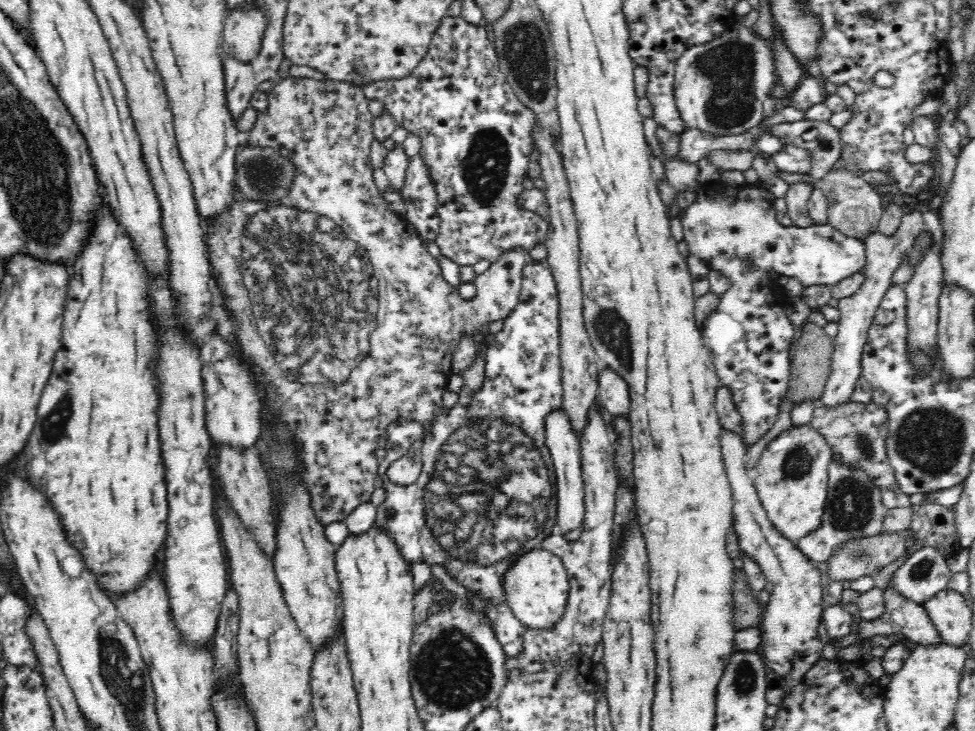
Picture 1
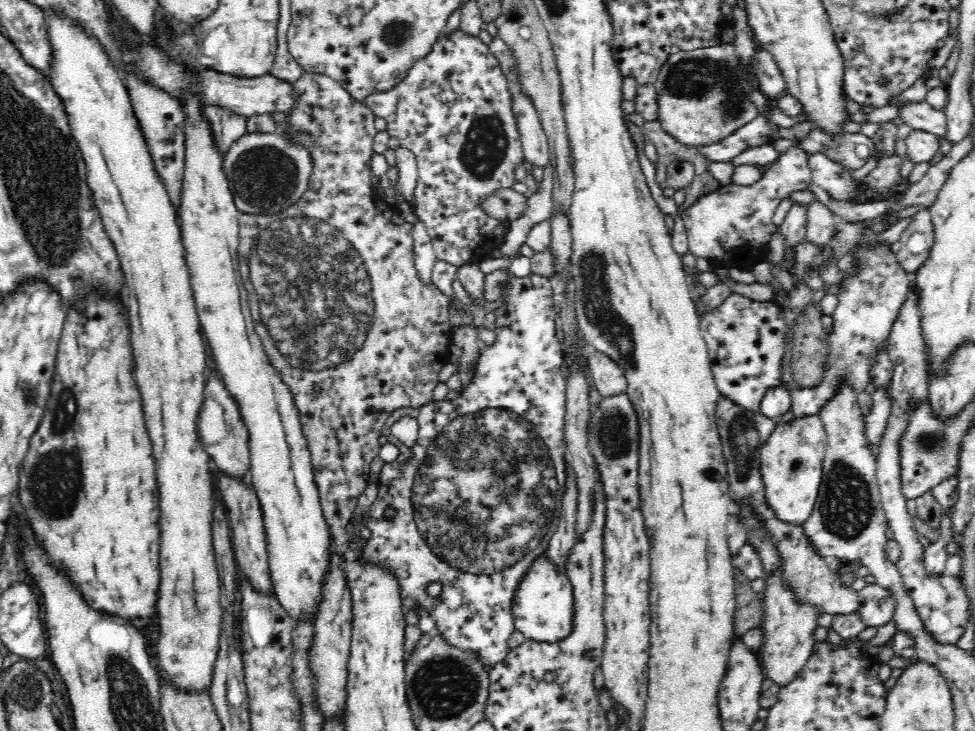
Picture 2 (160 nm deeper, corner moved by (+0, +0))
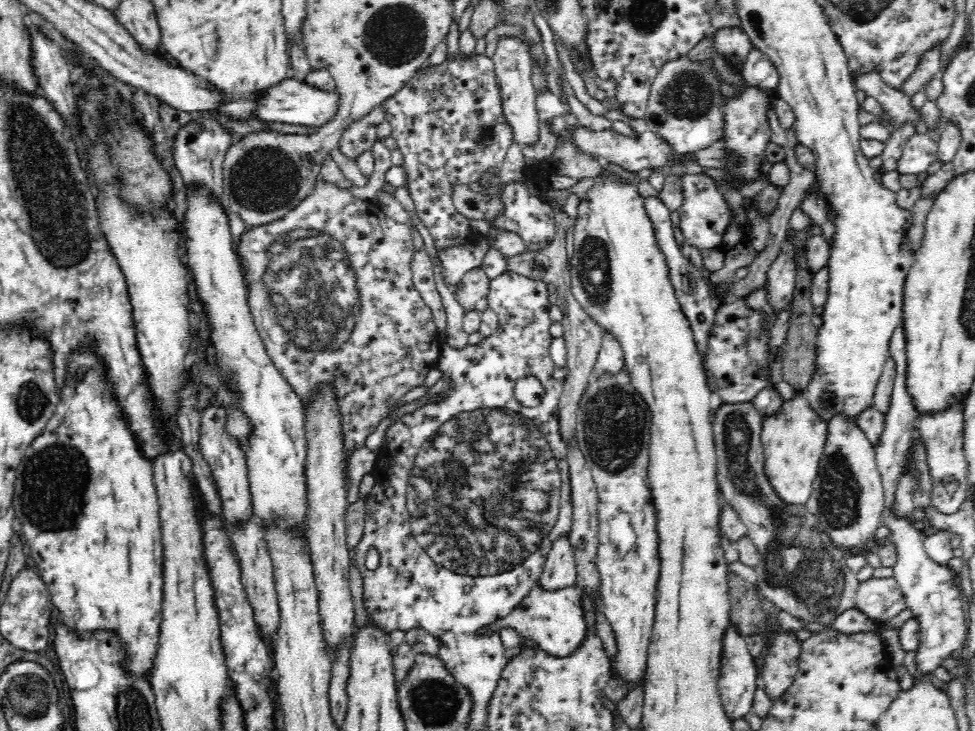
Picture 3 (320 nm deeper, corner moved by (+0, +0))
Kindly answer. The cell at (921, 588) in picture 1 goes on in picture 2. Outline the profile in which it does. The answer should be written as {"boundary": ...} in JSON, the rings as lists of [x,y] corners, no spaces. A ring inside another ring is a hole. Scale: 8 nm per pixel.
{"boundary":[[[943,514],[940,528],[937,530],[940,535],[938,541],[923,548],[921,562],[923,570],[929,576],[941,576],[946,568],[946,561],[949,557],[946,546],[950,544],[950,541],[956,539],[955,534],[951,532],[951,523],[950,518]]]}

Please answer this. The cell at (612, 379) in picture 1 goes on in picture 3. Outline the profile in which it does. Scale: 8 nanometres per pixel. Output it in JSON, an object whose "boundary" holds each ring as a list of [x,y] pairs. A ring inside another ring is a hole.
{"boundary":[[[603,334],[601,347],[596,357],[594,366],[591,368],[592,378],[602,376],[618,376],[625,368],[623,350],[609,334]]]}

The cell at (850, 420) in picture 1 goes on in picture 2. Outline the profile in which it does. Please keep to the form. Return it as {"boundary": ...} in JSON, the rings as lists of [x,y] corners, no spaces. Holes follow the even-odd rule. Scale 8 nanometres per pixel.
{"boundary":[[[883,388],[872,390],[873,405],[869,410],[870,413],[862,414],[863,420],[863,436],[865,436],[866,448],[878,456],[880,452],[880,444],[882,438],[886,434],[886,426],[891,416],[891,404],[889,399],[890,393],[885,392]]]}

